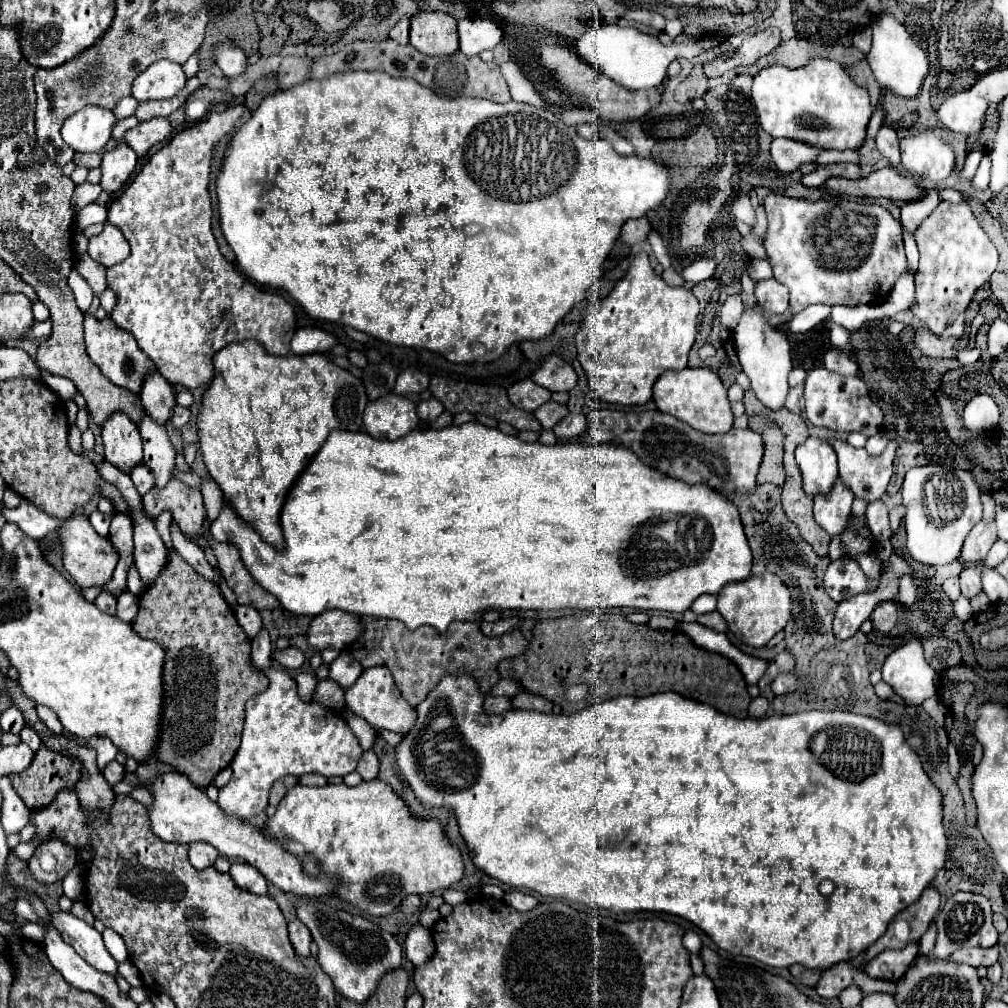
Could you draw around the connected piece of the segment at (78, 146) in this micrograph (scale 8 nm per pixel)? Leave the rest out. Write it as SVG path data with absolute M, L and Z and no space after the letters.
M85 107L63 121L63 141L81 153L99 151L111 139L111 127L117 117L103 107Z

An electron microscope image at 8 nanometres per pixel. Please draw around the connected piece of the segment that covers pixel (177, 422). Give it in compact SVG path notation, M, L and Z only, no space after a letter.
M176 405L173 409L171 425L173 425L175 429L181 429L181 427L185 427L185 425L187 425L187 421L190 419L190 415L191 412L189 408Z

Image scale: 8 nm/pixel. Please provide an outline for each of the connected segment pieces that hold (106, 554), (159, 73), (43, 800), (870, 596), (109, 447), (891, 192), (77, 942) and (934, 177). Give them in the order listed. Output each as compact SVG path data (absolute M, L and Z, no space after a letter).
M73 515L73 517L65 519L63 525L59 527L57 535L59 535L63 565L79 587L93 587L93 585L103 587L103 583L107 583L107 579L111 579L119 555L111 547L111 543L107 543L105 537L97 535L97 531L91 527L91 523L85 515Z
M157 61L135 77L131 95L137 101L169 99L183 89L185 81L187 81L187 77L179 63Z
M41 745L41 749L35 753L35 759L33 759L31 767L27 771L23 771L23 773L9 775L9 779L13 783L15 793L23 799L23 803L29 809L35 809L35 807L47 807L61 789L67 789L67 787L73 789L79 775L81 775L81 763L77 759L71 759L71 757L63 755L63 753L51 751L45 745Z
M877 589L871 593L859 593L847 601L841 601L835 611L835 623L833 623L835 637L839 637L839 639L853 637L859 631L861 623L865 619L869 619L875 605L881 601L887 601L887 599L891 599L889 591Z
M115 411L107 423L101 425L105 459L129 473L143 459L143 441L137 425L121 411Z
M893 167L879 169L863 179L841 179L831 177L825 181L825 187L831 191L839 191L839 195L855 195L855 197L887 197L887 199L903 199L913 201L921 197L921 187L915 179L903 177Z
M53 913L53 923L55 929L63 935L63 939L95 969L107 973L107 975L117 975L117 961L109 955L105 949L101 933L87 925L83 919L75 917L73 913Z
M931 131L915 137L903 137L899 145L901 163L913 177L923 177L939 185L955 167L953 149Z

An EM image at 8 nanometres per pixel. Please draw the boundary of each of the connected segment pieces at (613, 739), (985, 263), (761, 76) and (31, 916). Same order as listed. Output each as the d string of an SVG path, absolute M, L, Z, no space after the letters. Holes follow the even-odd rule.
M445 675L415 711L415 725L395 747L397 765L423 807L445 807L453 811L471 859L475 861L477 857L477 869L511 887L533 889L545 897L557 897L569 903L601 907L613 913L665 911L679 915L703 929L721 949L753 957L769 967L791 967L799 963L807 969L829 969L839 961L853 959L887 931L887 925L899 911L921 897L947 861L949 847L943 829L943 795L939 787L927 777L919 755L907 745L897 725L865 715L801 711L781 717L735 719L711 705L667 691L651 697L617 697L573 715L513 709L501 715L487 715L487 723L481 723L479 719L485 715L483 697L469 675ZM825 879L835 885L831 895L819 893L819 883Z
M941 201L939 207L915 231L915 241L921 259L915 273L917 293L912 313L924 321L935 335L939 335L947 325L949 315L953 311L963 313L975 291L987 283L997 267L997 249L977 223L977 217L967 201L957 205Z
M823 57L799 69L781 65L761 69L753 79L751 97L759 113L759 123L771 137L807 139L807 143L839 151L859 149L865 143L865 129L873 115L869 91L857 85L841 63Z
M25 899L16 901L14 914L16 917L22 917L30 922L41 924L41 918L37 917L37 914L33 911L30 903L28 901L25 901Z

